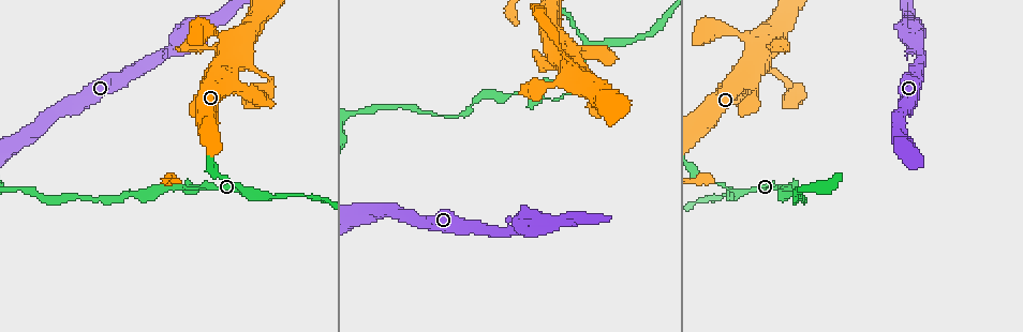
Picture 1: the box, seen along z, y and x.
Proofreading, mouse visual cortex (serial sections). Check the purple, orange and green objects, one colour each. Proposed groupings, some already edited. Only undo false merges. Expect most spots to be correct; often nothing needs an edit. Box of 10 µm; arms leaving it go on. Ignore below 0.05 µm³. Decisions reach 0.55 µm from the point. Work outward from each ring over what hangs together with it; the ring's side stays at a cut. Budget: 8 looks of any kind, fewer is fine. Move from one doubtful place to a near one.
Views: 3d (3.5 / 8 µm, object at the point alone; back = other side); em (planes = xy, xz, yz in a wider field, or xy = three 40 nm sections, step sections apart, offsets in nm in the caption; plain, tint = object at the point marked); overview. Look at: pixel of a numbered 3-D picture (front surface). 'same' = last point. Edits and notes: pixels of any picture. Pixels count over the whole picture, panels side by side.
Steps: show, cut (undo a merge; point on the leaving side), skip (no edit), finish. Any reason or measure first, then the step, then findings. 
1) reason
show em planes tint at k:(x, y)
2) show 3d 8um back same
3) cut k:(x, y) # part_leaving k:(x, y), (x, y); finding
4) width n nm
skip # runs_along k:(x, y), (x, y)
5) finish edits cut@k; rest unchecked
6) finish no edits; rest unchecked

sudden change in width
show 3d 3.5um at 1:(184, 186)

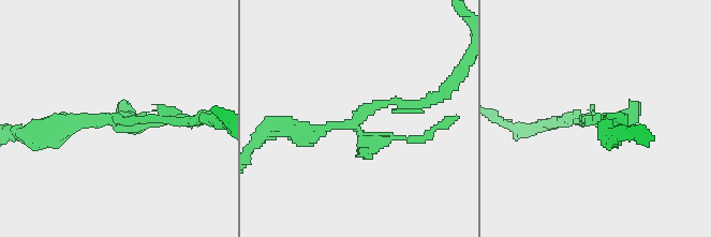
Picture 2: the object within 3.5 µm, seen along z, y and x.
now the EM
show em xy step 1 tint at 2:(115, 116)

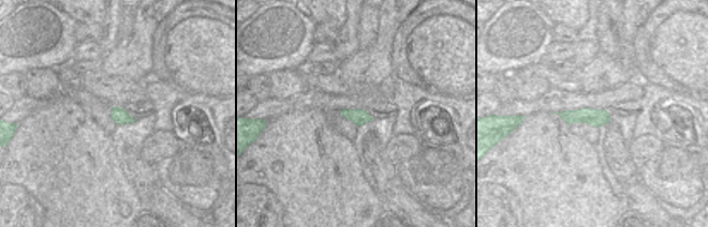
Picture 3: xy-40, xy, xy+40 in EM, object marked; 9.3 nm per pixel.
skip # runs_along 2:(177, 121), (91, 117), (45, 128); continuous, no second cell

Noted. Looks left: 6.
sharp bend
show 3d 3.5um at 1:(176, 42)

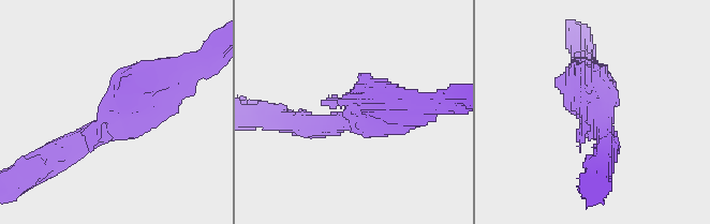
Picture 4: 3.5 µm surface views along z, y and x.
show em xy step 1 tint at 4:(355, 120)

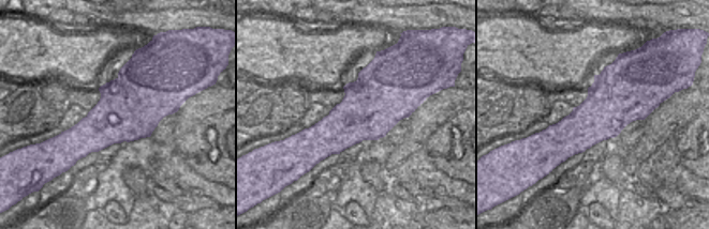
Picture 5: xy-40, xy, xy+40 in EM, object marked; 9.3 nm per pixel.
skip # runs_along 4:(57, 158), (109, 128), (172, 75); all the same cell

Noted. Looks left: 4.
sudden change in width
show 3d 3.5um at 1:(566, 62)

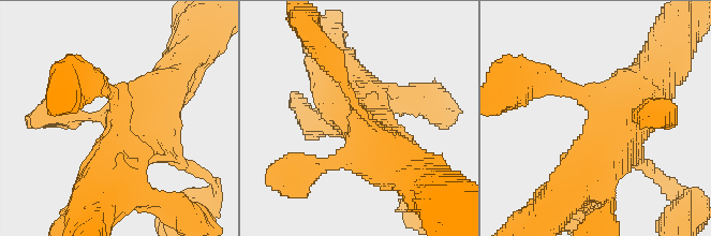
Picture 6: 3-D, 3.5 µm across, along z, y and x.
now the EM
show em xy step 5 tint at 6:(117, 121)

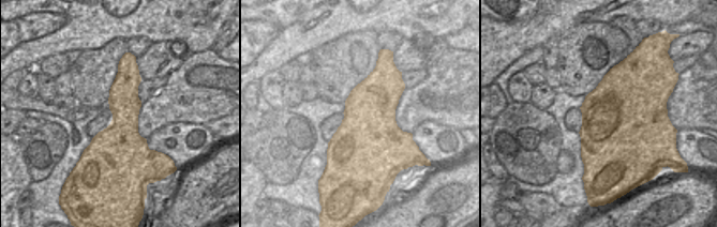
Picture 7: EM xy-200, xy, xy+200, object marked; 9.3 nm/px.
width 600 nm
skip # runs_along 6:(580, 178), (657, 76); all the same cell

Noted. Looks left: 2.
finish no edits; rest unchecked

